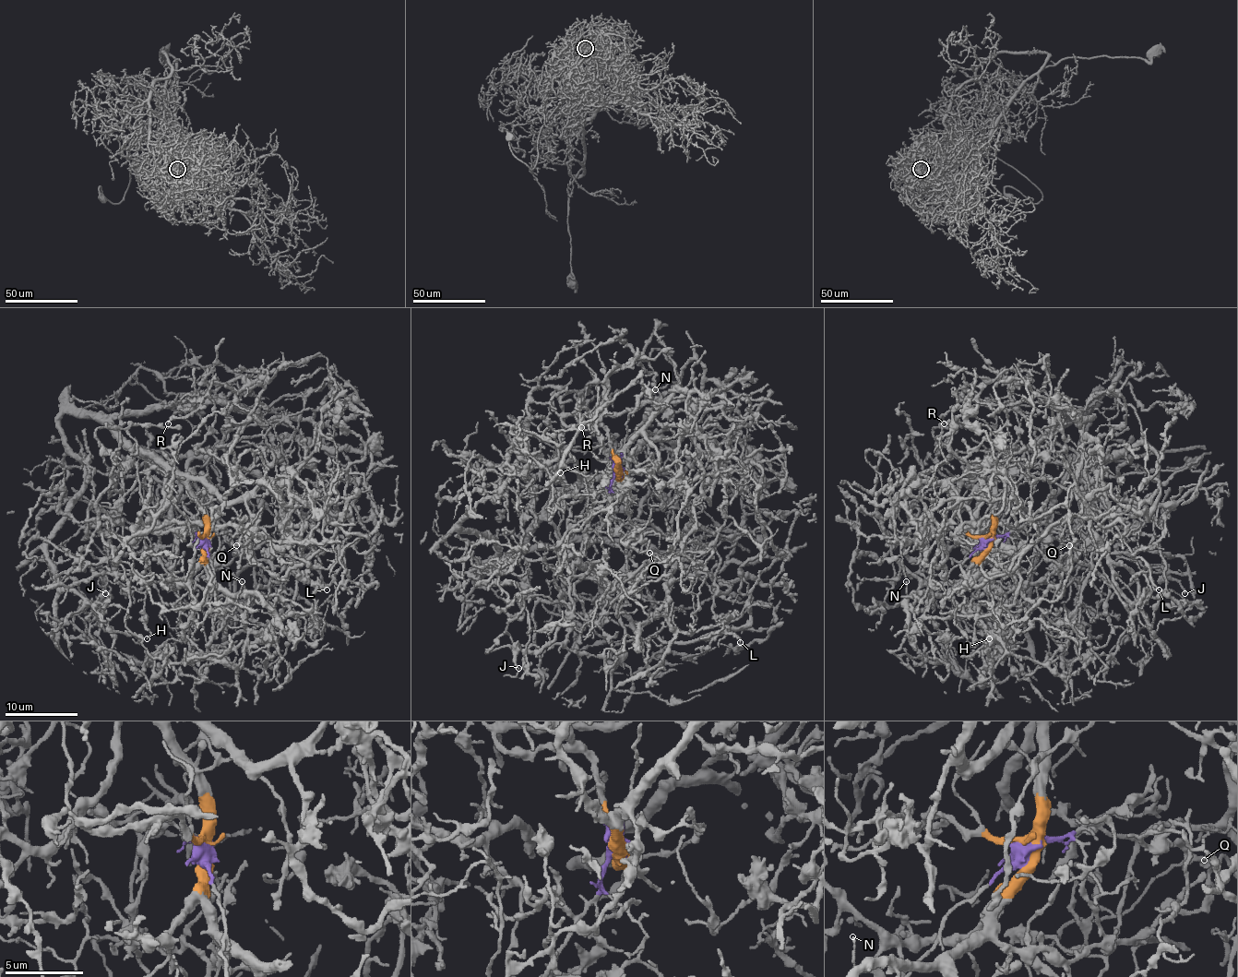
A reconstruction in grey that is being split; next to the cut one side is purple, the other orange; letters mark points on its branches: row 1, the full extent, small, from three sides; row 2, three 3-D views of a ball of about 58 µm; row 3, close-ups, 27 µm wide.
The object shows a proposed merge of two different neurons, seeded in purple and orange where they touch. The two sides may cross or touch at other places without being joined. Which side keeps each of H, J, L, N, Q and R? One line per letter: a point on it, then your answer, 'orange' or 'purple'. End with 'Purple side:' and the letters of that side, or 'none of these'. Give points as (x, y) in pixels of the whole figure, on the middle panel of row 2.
H: (560, 472) | purple
J: (518, 668) | purple
L: (740, 642) | orange
N: (655, 389) | purple
Q: (649, 553) | orange
R: (581, 427) | orange
Purple side: H, J, N

